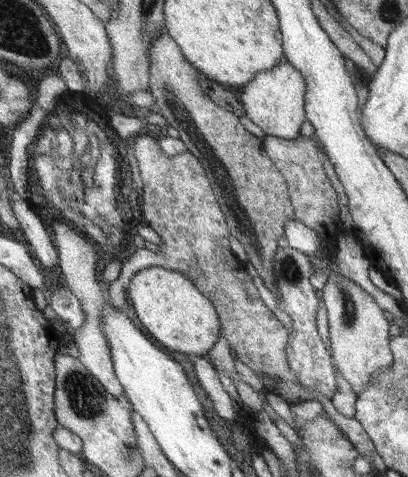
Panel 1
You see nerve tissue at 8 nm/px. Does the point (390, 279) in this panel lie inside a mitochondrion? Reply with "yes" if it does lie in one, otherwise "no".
no

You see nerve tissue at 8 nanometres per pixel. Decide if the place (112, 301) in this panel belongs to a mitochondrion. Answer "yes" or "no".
no

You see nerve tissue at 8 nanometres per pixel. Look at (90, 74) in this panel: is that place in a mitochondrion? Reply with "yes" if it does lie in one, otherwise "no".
no

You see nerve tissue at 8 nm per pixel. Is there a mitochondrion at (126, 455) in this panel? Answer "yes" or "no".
yes

